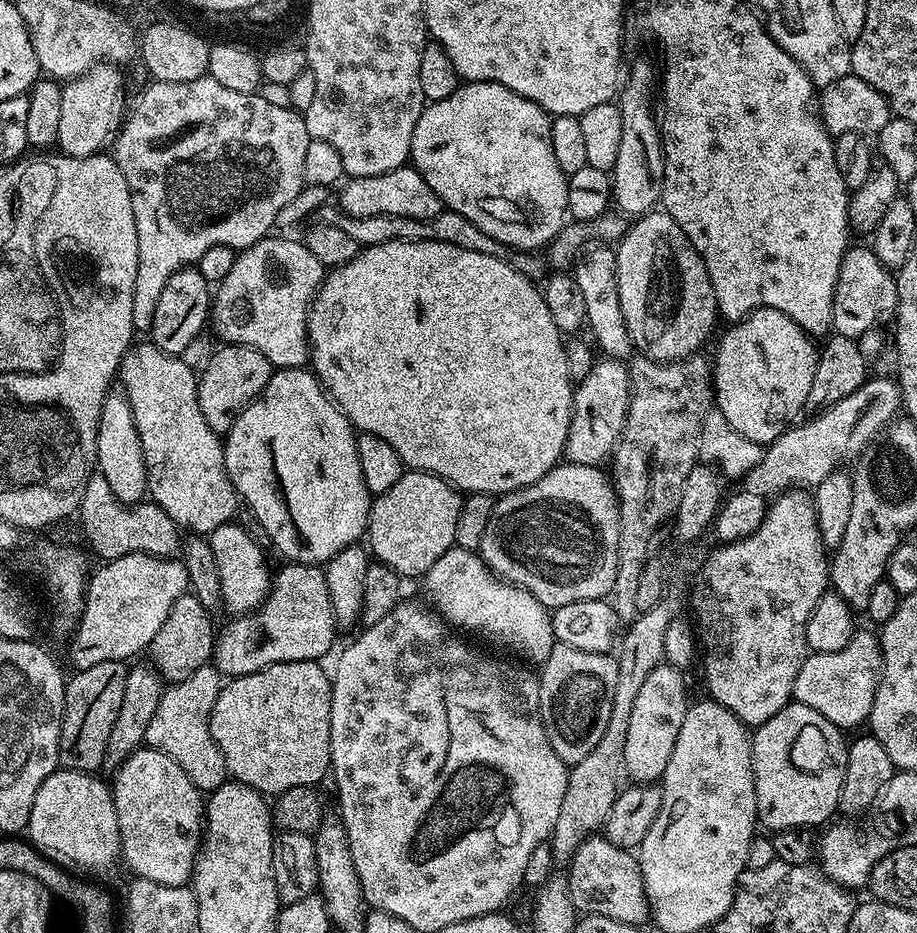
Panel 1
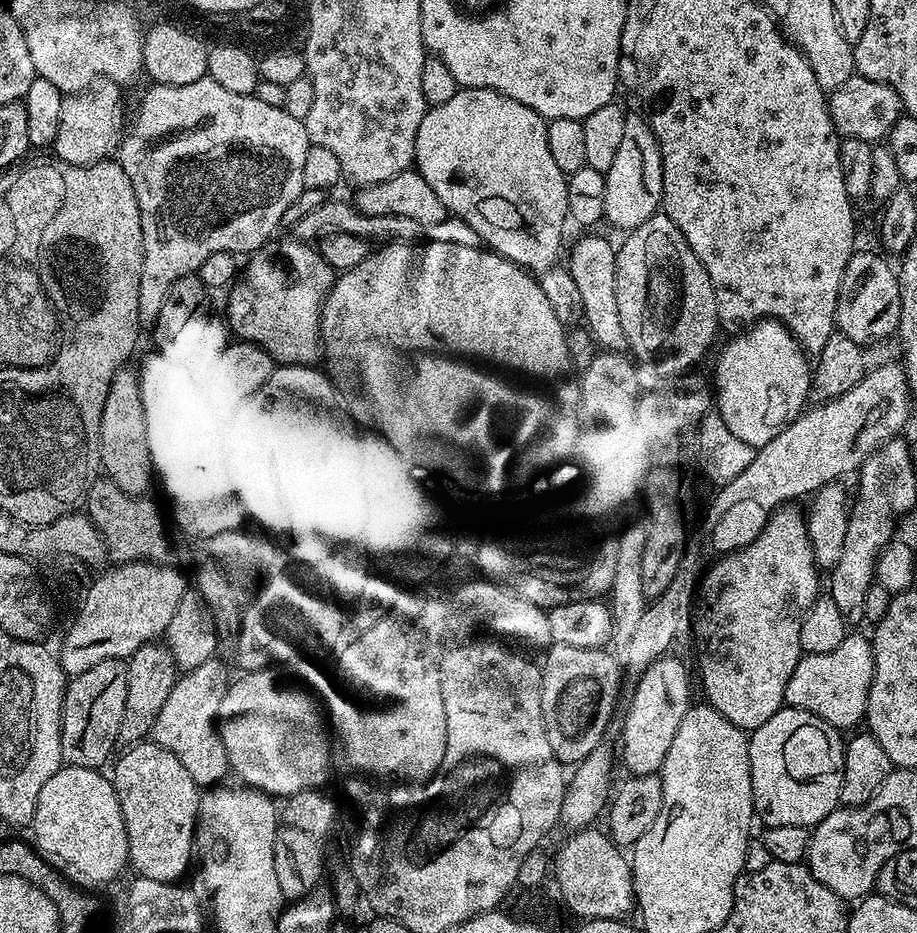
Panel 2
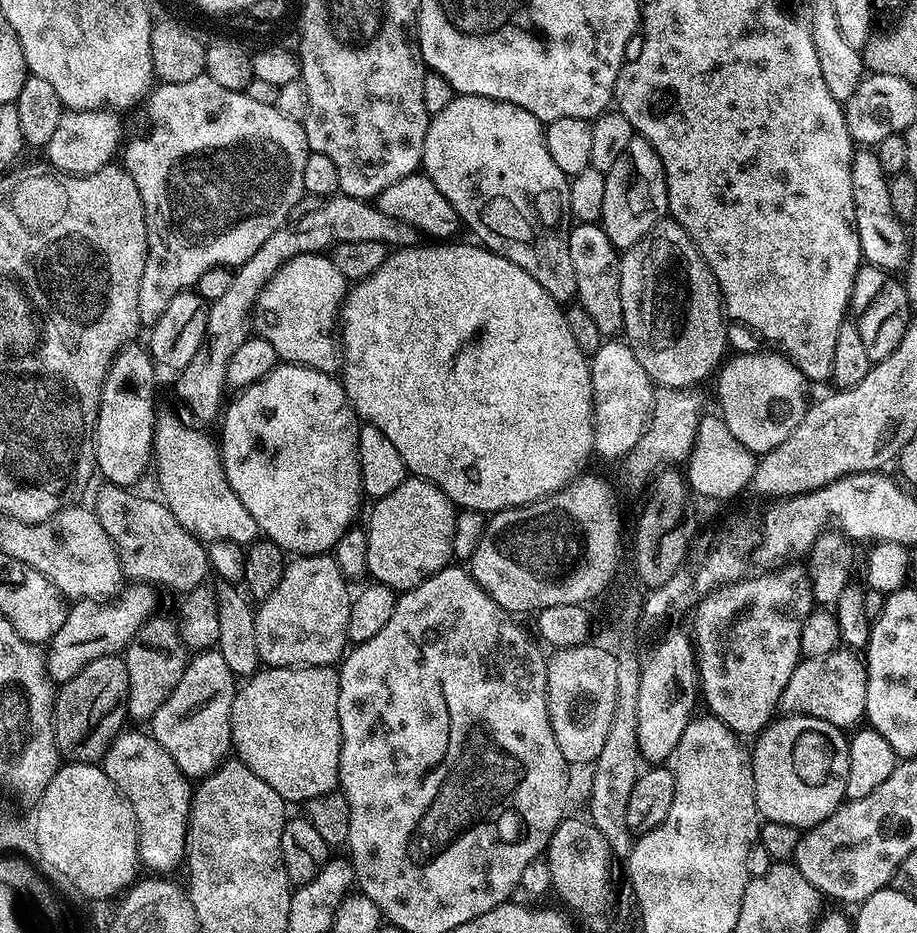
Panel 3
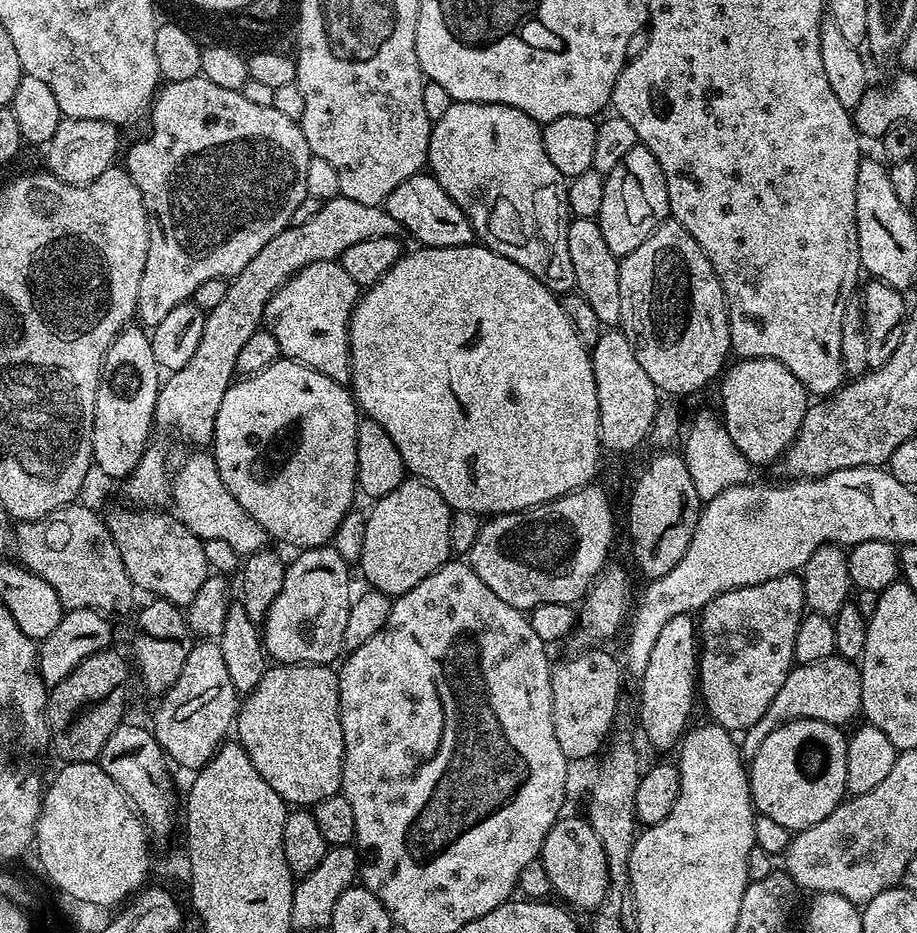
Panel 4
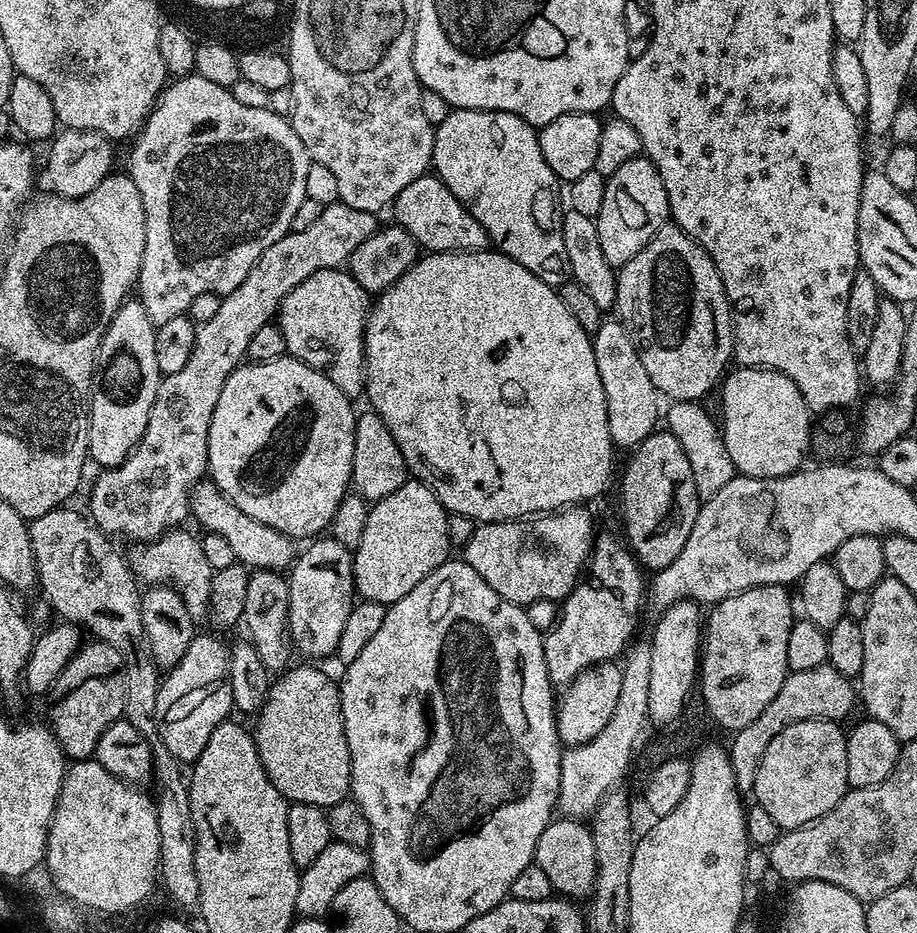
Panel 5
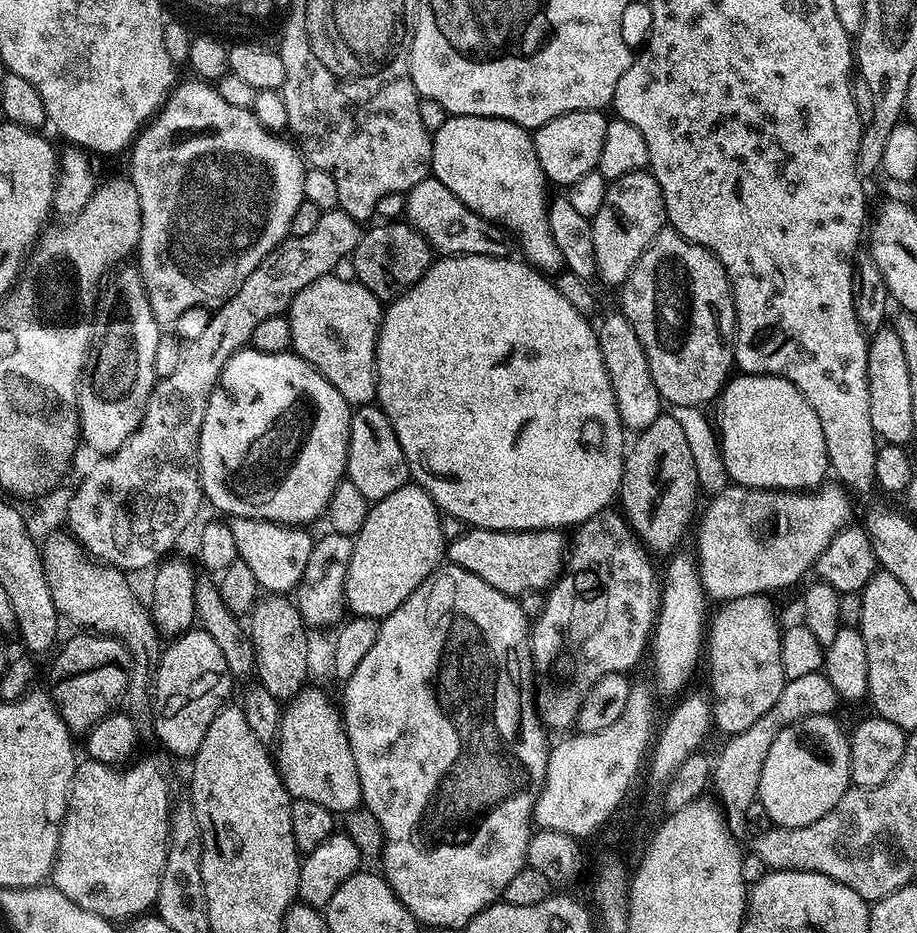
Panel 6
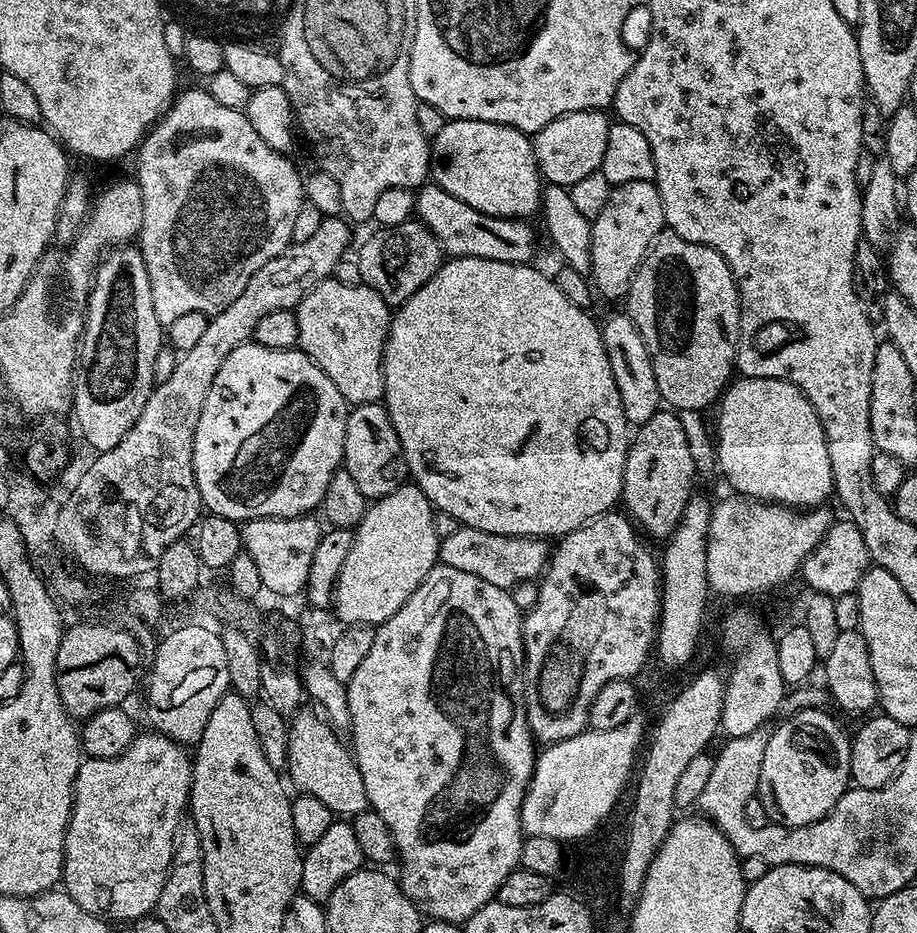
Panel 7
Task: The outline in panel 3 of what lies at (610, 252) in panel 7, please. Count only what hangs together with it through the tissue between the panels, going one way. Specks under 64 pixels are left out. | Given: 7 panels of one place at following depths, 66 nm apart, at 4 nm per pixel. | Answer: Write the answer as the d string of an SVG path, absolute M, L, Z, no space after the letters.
M633 135L630 146L614 162L605 175L606 194L602 198L602 214L599 223L617 250L634 246L647 232L665 219L668 211L668 187L664 177L664 167L650 142L646 138Z

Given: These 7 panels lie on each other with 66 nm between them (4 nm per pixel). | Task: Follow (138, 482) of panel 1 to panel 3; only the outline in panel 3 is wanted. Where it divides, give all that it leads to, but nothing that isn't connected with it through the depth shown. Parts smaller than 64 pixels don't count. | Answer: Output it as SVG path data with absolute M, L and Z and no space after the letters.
M125 346L121 348L120 353L112 359L112 364L108 368L108 373L104 379L102 386L102 394L100 395L100 409L98 410L98 418L96 419L96 466L99 475L104 475L103 479L109 484L117 484L119 488L131 489L132 484L136 484L144 476L144 471L149 471L150 465L154 460L154 453L152 451L152 441L156 431L156 421L158 419L158 411L156 412L156 400L152 397L152 391L156 388L156 372L158 373L157 365L154 363L151 355L143 347L136 348L137 346Z

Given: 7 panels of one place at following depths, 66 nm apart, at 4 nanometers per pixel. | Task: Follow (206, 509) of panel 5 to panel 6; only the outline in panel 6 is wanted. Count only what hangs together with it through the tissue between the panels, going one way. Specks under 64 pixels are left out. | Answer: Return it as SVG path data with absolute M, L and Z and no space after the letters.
M249 516L235 517L231 525L234 538L238 542L239 560L250 566L257 585L267 593L291 593L306 572L306 562L310 562L314 536L300 526L275 524Z

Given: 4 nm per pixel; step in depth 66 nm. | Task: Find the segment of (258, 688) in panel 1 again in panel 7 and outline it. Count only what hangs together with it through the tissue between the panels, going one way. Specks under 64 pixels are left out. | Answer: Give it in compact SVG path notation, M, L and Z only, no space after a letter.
M300 710L293 716L288 725L288 767L286 769L287 779L292 779L291 787L297 793L305 796L318 798L330 810L340 818L351 818L357 816L359 812L369 811L370 805L366 798L366 782L362 782L362 774L356 765L355 755L350 751L349 745L339 740L337 729L333 728L319 711Z

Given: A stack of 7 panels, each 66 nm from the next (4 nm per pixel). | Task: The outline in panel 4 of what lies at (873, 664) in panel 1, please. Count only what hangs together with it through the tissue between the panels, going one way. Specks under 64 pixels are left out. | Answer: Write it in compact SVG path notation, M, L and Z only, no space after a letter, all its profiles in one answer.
M835 655L818 662L796 664L789 671L786 682L782 682L782 690L774 694L774 702L770 702L766 714L762 714L762 718L750 729L752 740L743 741L743 755L748 758L753 756L766 734L773 732L779 724L802 719L844 726L847 720L854 719L860 711L860 670L853 661Z

